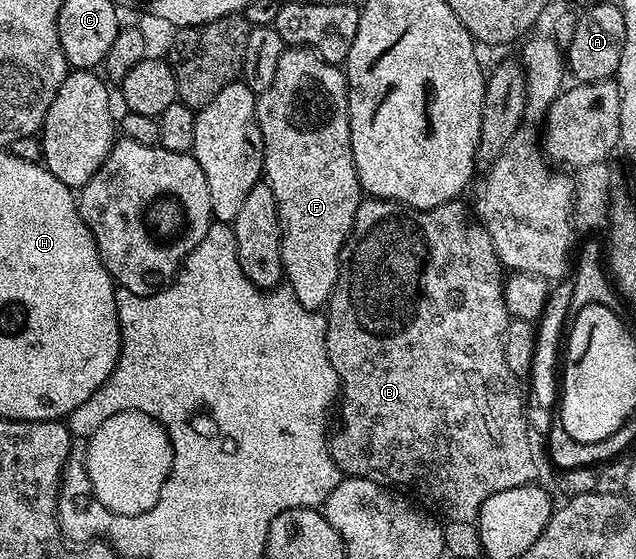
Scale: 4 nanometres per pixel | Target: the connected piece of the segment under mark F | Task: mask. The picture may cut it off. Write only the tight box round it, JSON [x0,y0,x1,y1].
[256,46,362,311]

